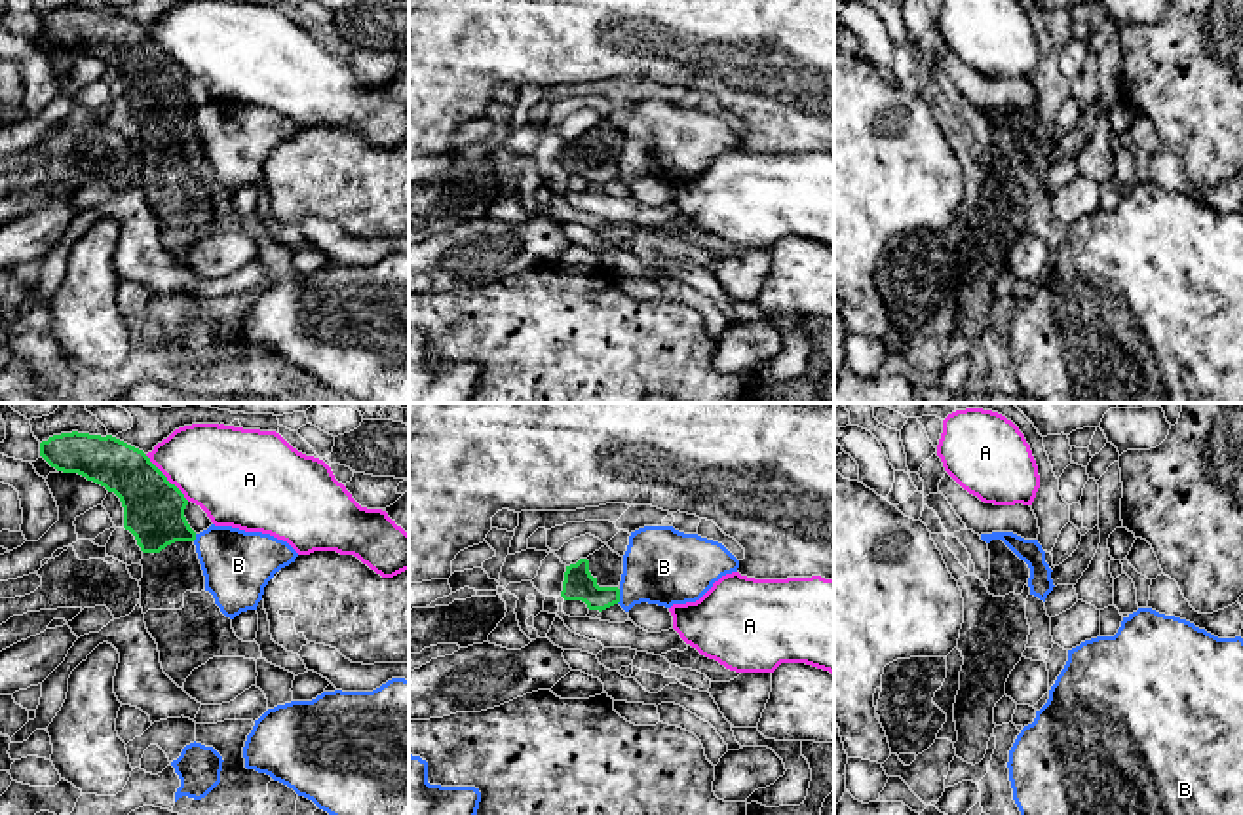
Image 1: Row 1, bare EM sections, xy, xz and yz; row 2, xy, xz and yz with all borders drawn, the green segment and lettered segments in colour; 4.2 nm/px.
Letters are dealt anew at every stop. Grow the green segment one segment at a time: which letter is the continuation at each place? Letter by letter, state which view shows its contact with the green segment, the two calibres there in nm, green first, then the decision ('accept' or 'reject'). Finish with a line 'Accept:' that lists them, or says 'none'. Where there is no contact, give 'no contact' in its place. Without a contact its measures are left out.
A: xy | 260/360 nm | reject
B: xz | 130/320 nm | reject
Accept: none

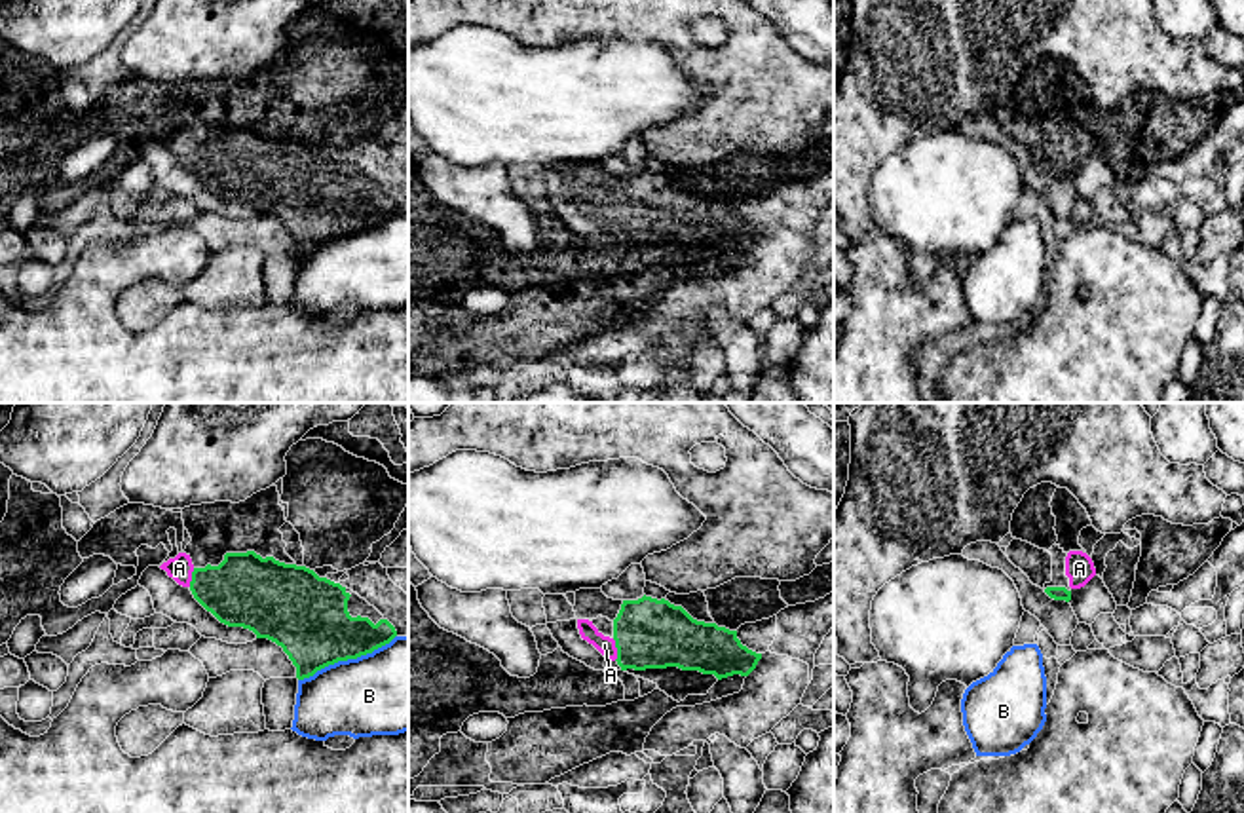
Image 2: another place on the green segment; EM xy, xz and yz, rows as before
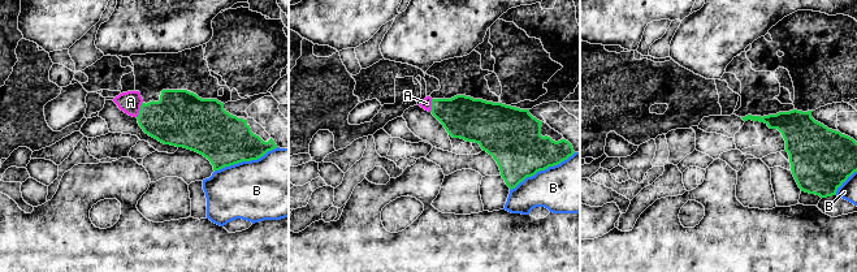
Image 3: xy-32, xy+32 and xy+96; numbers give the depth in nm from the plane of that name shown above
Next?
A: xz | 300/80 nm | accept
B: xy | 340/380 nm | reject
Accept: A

